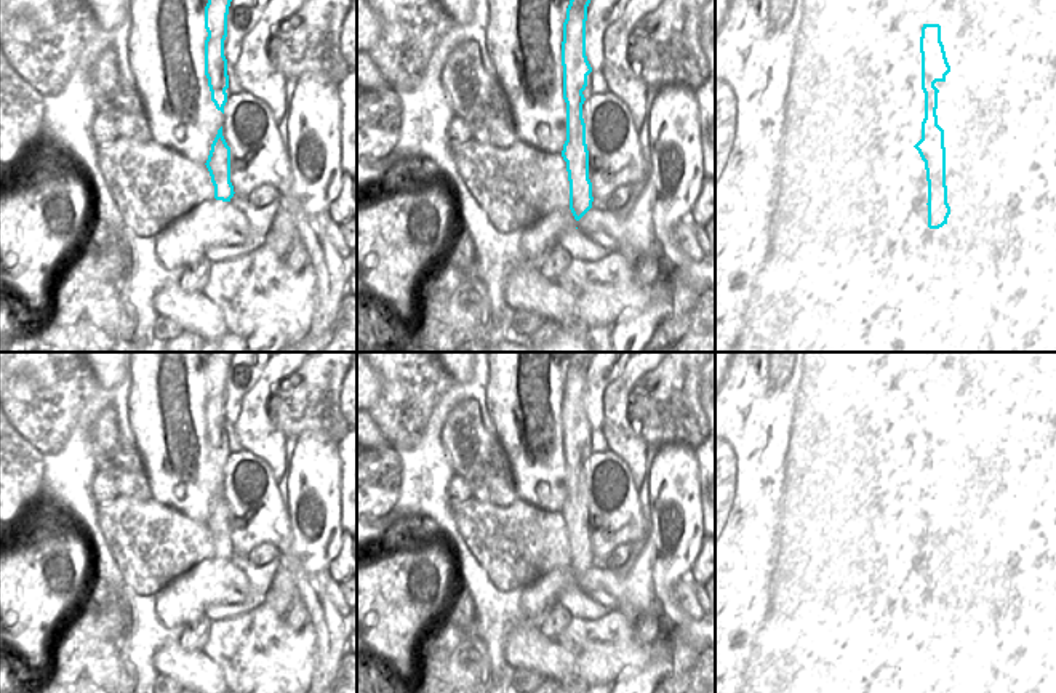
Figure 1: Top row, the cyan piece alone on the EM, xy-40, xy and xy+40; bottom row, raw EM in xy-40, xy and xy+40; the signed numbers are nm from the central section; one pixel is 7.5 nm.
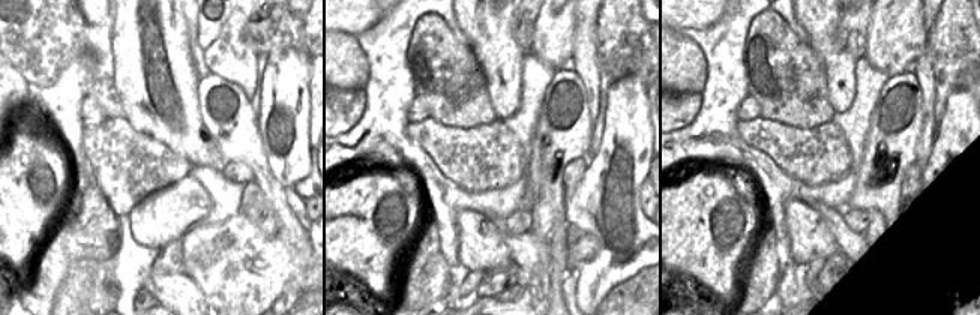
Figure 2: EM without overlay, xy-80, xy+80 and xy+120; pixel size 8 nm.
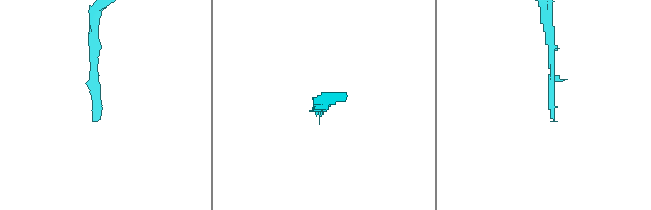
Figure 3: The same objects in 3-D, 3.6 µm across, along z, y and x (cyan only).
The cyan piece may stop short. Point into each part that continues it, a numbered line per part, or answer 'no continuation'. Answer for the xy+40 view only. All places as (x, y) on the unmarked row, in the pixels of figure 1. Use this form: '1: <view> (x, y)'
1: xy+40 (946, 599)

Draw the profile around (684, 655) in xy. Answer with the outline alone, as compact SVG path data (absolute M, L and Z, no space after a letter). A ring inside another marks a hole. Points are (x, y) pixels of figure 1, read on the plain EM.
M688 623L675 626L675 632L672 635L672 677L690 674L696 658L701 655L701 651L691 645L691 634L688 632L688 627Z

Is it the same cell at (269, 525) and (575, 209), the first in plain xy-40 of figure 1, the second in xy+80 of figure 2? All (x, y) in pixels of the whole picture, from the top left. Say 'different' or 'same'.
different

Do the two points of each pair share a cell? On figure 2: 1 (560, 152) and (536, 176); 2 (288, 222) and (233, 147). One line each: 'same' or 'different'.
1: same
2: same

